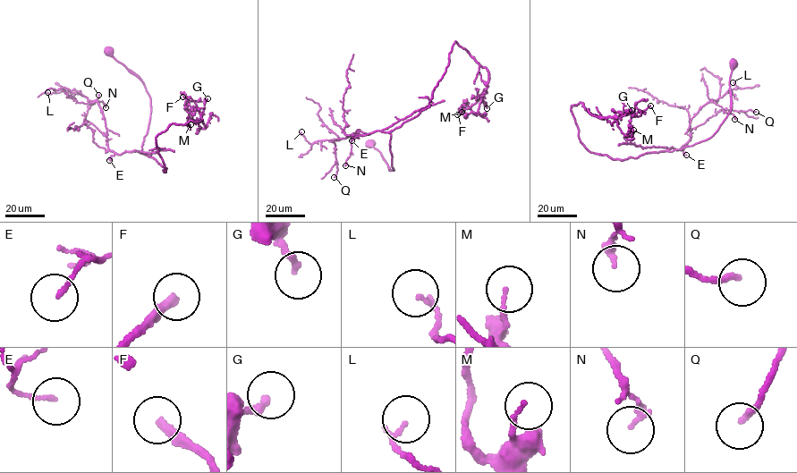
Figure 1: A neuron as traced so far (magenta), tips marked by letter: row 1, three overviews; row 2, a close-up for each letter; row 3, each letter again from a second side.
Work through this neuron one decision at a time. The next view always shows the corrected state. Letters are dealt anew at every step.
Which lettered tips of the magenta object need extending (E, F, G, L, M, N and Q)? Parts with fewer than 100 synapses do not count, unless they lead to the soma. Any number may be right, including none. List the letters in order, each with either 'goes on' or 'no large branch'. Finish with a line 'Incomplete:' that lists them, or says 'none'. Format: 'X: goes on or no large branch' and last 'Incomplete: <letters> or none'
E: no large branch
F: no large branch
G: no large branch
L: no large branch
M: no large branch
N: no large branch
Q: no large branch
Incomplete: none

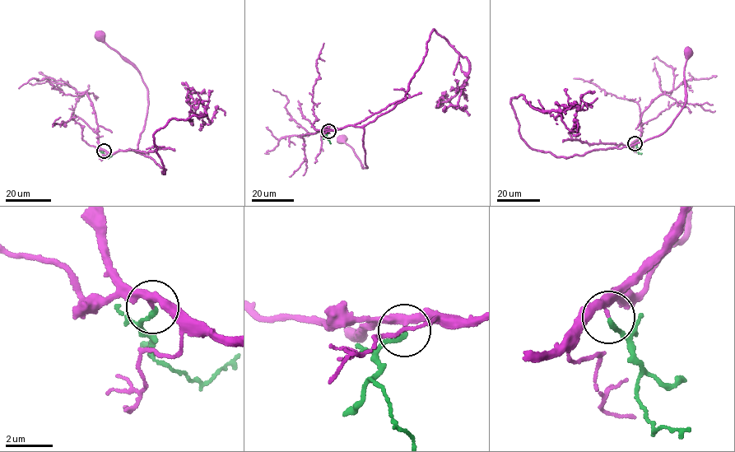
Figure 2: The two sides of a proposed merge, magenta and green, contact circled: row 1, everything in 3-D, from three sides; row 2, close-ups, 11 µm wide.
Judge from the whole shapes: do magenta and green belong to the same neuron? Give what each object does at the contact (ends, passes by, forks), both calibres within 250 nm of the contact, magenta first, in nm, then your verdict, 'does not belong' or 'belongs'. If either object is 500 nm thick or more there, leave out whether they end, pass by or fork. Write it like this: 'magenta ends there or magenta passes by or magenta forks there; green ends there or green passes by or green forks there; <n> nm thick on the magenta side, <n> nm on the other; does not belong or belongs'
magenta passes by; green ends there; 260 nm thick on the magenta side, 190 nm on the other; does not belong

